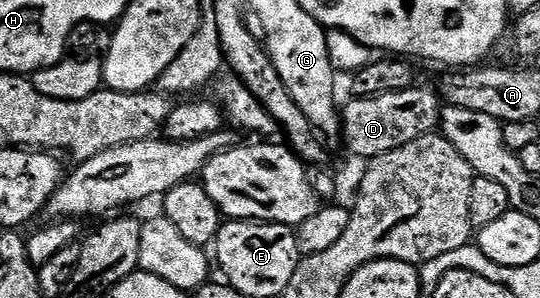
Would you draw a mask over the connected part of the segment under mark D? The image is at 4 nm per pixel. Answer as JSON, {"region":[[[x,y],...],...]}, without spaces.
{"region":[[[412,85],[404,91],[390,91],[384,95],[370,95],[368,99],[348,98],[347,104],[341,107],[341,137],[347,141],[347,147],[363,161],[376,159],[378,155],[389,153],[401,145],[409,145],[419,135],[426,135],[436,130],[441,110],[441,99],[434,90],[426,91],[420,85]]]}

